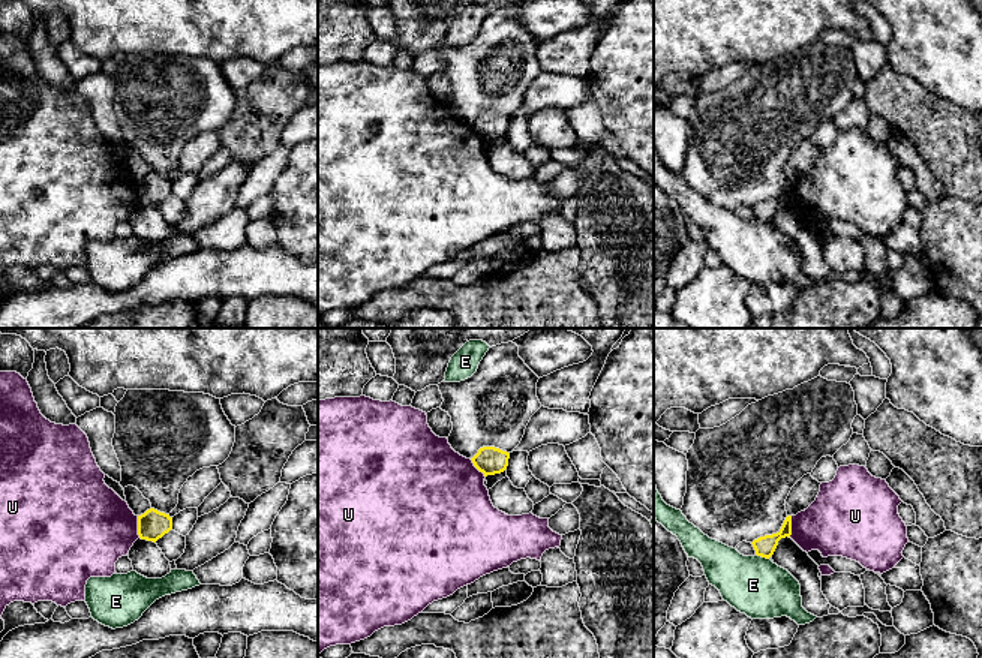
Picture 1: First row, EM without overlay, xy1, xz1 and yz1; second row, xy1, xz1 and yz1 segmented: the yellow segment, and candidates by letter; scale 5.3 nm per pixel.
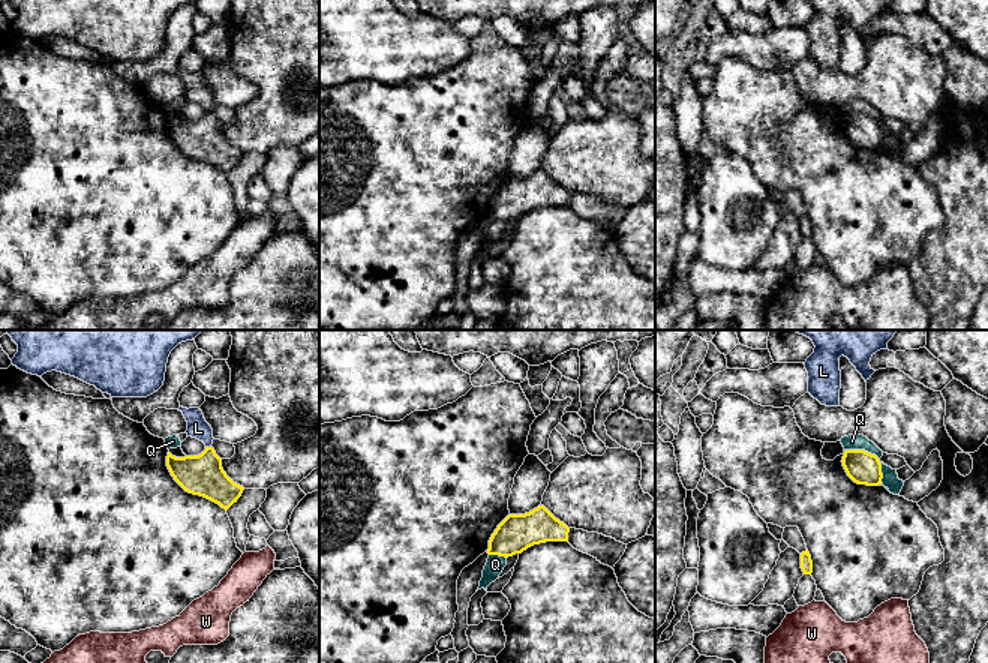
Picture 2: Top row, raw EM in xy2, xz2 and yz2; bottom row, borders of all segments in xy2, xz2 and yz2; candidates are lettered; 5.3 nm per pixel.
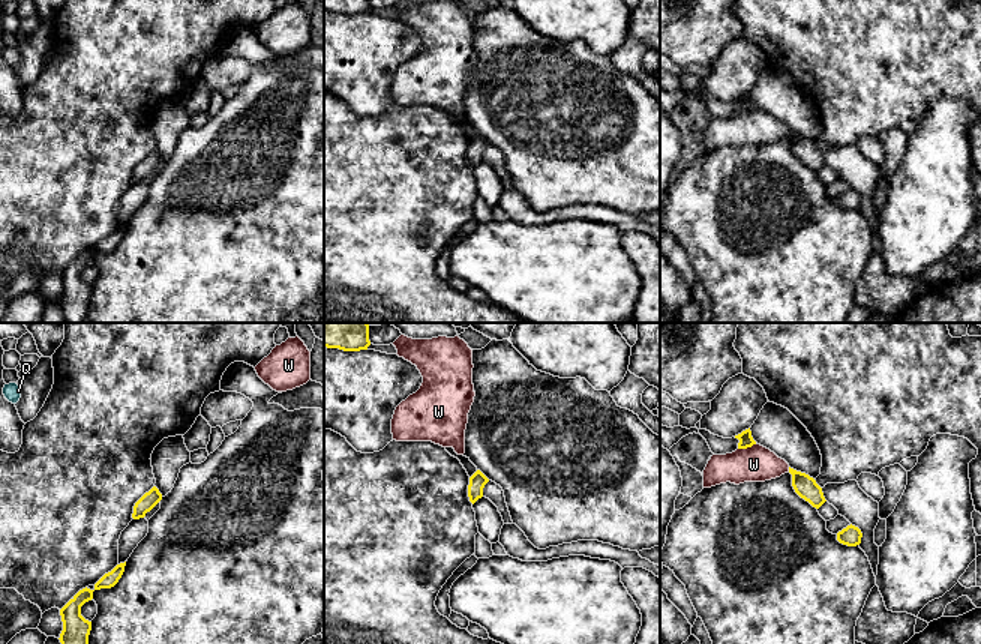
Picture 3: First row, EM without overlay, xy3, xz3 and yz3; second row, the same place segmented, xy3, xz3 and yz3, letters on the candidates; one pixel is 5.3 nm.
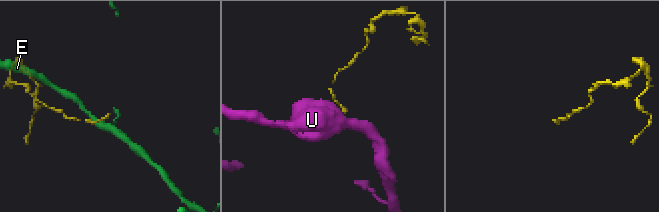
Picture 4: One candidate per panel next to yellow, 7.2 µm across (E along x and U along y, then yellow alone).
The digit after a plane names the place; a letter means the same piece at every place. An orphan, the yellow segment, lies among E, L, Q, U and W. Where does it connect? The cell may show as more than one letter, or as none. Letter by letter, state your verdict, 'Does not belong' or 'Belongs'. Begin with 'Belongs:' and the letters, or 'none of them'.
Belongs: L
E: Does not belong
L: Belongs
Q: Does not belong
U: Does not belong
W: Does not belong

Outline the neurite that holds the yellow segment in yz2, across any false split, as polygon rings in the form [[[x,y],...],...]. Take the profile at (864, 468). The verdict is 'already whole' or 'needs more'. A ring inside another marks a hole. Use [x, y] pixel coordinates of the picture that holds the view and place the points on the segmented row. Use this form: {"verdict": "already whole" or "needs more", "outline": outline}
{"verdict": "already whole", "outline": [[[846,450],[841,462],[855,483],[867,486],[882,484],[882,464],[876,454],[865,450]]]}

